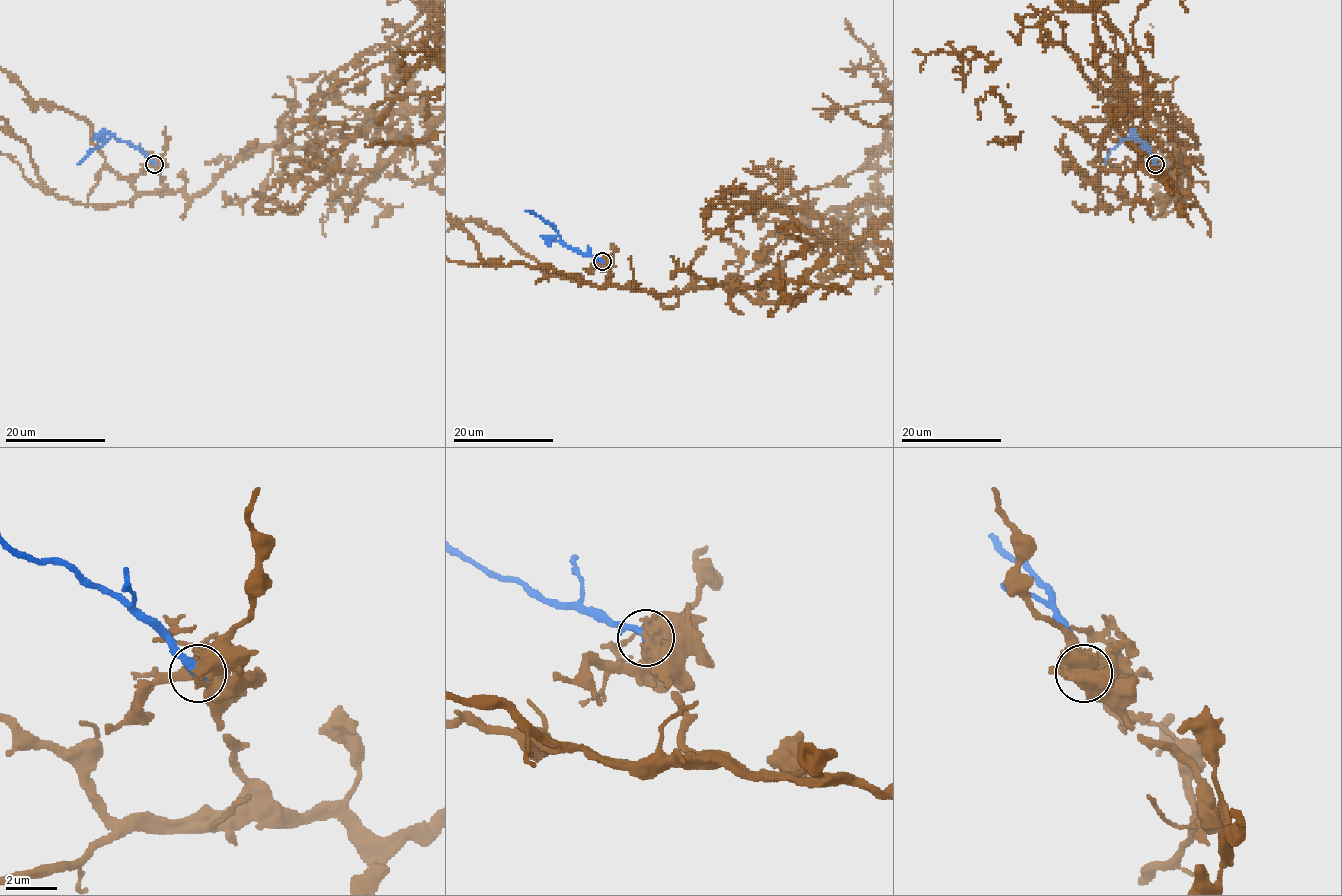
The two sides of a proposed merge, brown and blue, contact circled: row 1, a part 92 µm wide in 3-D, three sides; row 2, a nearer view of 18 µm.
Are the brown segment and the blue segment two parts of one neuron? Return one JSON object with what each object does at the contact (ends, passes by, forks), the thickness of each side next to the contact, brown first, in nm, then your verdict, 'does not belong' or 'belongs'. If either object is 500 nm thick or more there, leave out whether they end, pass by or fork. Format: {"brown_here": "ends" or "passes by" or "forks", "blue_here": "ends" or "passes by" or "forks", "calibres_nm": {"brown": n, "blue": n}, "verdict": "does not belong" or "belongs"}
{"calibres_nm": {"brown": 900, "blue": 360}, "verdict": "belongs"}

